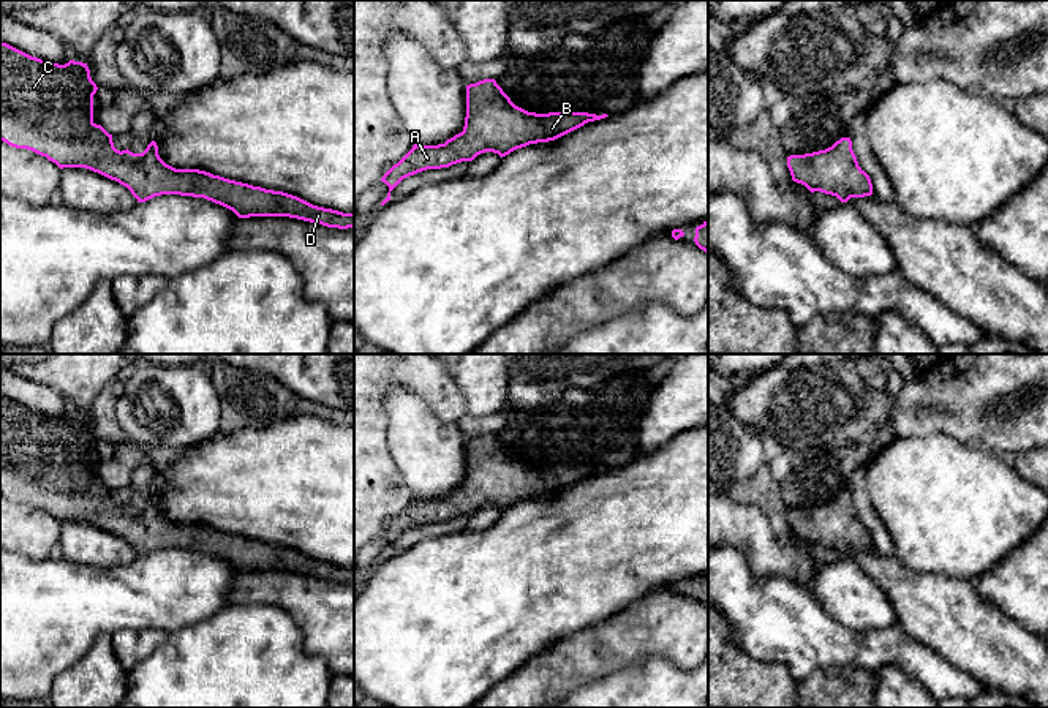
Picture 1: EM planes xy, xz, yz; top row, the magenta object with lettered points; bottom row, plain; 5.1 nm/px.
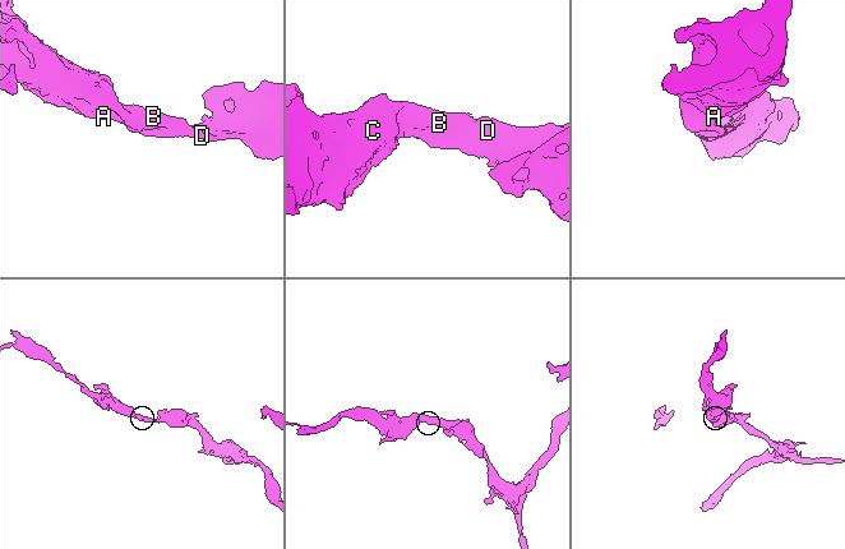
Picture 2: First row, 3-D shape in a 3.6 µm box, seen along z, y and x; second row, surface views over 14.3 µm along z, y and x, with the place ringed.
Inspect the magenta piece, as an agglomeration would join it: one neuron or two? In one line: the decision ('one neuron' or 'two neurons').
one neuron

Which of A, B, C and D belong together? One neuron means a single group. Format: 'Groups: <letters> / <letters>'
Groups: A B C D

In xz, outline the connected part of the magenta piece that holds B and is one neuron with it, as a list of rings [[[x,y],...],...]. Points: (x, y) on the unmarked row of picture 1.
[[[484,433],[466,439],[466,471],[463,485],[438,499],[417,499],[394,518],[381,533],[389,540],[387,552],[381,556],[384,559],[390,555],[390,545],[406,531],[427,523],[441,523],[462,515],[473,515],[477,509],[485,506],[498,507],[501,512],[511,506],[526,501],[530,498],[555,495],[588,476],[609,471],[607,468],[596,469],[588,466],[549,466],[536,468],[515,460],[503,446],[495,433]]]

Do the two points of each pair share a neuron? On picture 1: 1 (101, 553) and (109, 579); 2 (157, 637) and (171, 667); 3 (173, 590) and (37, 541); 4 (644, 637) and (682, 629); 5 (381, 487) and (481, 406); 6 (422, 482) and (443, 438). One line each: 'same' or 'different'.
1: different
2: different
3: different
4: same
5: different
6: same

